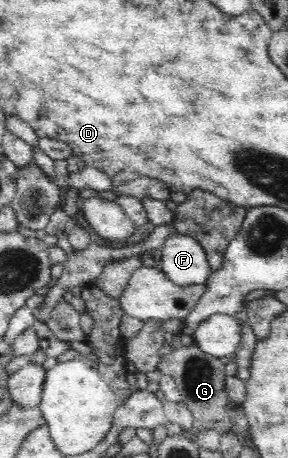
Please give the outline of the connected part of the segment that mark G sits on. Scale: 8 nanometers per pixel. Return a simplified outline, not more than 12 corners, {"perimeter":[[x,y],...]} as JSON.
{"perimeter":[[194,342],[157,364],[193,414],[191,432],[231,431],[225,364]]}

